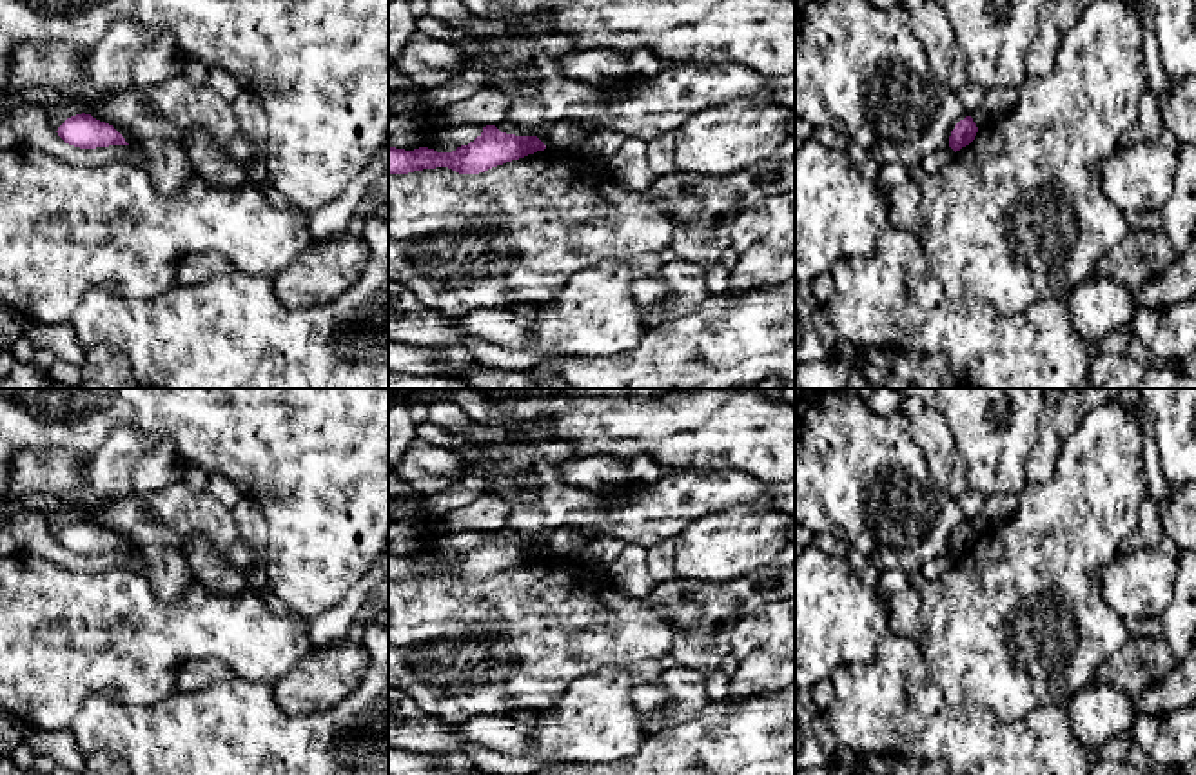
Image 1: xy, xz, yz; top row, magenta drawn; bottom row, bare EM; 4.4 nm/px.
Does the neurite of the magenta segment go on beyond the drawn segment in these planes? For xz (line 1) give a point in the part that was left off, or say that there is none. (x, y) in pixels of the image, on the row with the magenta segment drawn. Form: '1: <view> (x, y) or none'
1: none

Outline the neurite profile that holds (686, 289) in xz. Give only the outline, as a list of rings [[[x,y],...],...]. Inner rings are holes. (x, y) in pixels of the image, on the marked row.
[[[675,260],[664,263],[661,276],[666,281],[668,298],[655,309],[642,312],[642,329],[693,314],[710,298],[701,263]]]

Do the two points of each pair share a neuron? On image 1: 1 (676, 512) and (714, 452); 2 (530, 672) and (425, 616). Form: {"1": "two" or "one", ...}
{"1": "two", "2": "one"}

